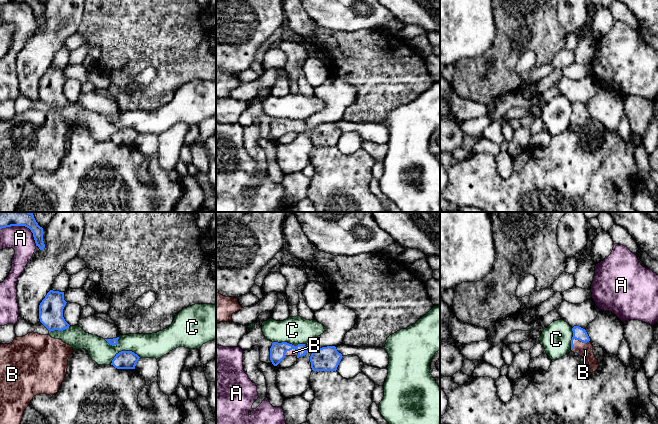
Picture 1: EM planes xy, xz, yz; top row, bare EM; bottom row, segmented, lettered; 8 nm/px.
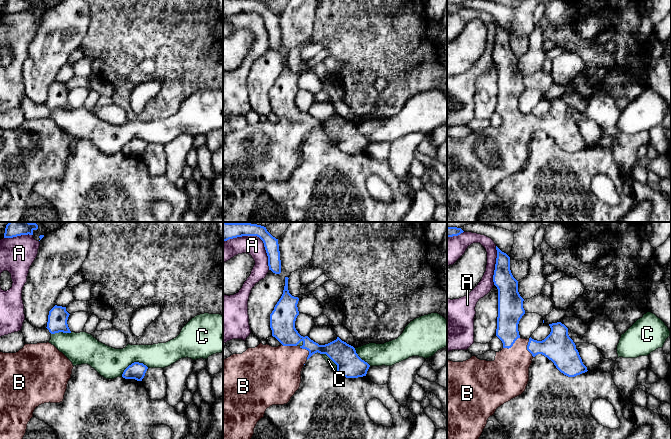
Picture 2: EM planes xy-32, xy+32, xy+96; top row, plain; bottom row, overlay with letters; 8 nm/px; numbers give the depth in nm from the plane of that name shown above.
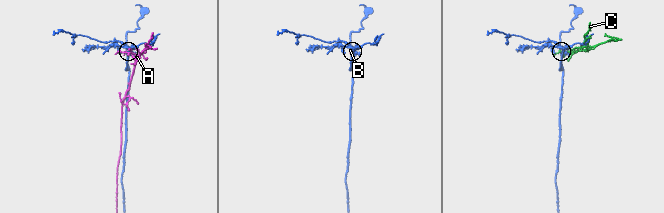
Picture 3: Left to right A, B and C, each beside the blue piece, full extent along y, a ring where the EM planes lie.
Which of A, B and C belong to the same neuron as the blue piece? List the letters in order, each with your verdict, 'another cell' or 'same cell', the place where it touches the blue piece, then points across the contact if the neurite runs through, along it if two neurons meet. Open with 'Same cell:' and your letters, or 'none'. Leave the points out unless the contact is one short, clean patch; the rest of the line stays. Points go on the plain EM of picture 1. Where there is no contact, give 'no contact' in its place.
Same cell: B
A: another cell; meets blue in xy at (23, 1)
B: same cell; meets blue in yz at (576, 115); runs through yz (579, 109), (576, 115), (585, 126)
C: another cell; meets blue in xy at (124, 127)

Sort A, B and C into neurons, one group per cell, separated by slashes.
A / B / C

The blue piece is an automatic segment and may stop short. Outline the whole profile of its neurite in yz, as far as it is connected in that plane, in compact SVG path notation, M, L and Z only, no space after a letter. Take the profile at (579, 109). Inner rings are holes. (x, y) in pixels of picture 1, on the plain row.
M574 102L571 116L571 127L583 133L583 141L588 149L595 148L598 143L598 136L593 129L593 121L585 105Z

